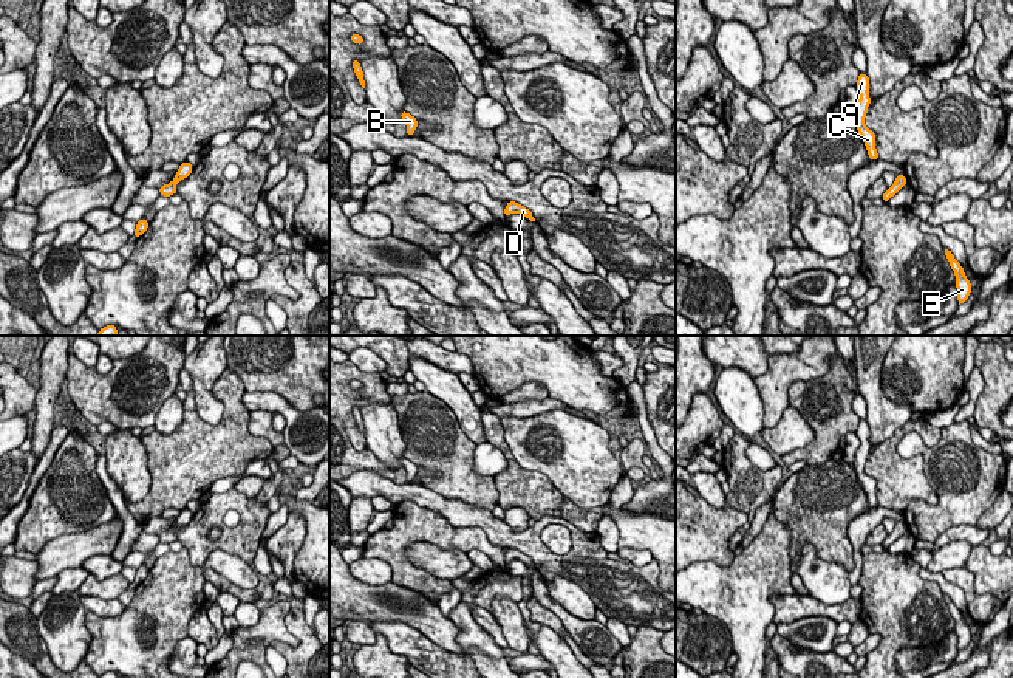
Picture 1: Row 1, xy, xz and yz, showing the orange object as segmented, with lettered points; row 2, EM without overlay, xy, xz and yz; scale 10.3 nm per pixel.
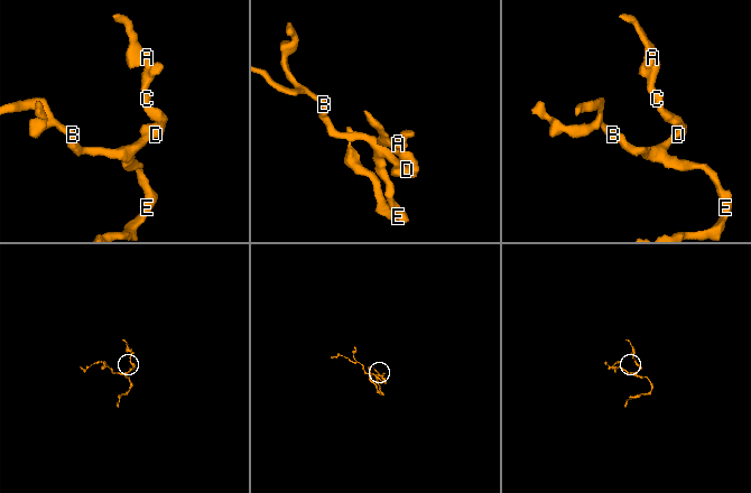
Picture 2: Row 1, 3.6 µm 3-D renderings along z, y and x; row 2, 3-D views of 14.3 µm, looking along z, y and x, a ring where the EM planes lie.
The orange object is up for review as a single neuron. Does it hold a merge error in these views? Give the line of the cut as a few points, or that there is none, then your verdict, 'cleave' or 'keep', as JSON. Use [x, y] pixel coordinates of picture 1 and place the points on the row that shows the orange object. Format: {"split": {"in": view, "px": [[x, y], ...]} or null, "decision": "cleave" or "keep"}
{"split": null, "decision": "keep"}

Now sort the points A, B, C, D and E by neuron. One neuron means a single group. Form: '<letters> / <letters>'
A B C D E

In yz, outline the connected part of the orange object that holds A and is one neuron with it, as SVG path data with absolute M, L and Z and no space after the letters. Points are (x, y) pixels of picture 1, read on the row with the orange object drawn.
M860 73L855 87L860 93L860 101L855 105L854 122L857 125L860 136L863 138L869 159L877 161L880 158L878 158L878 153L877 153L877 149L875 149L875 133L865 125L865 118L866 118L866 113L868 113L868 107L871 104L869 77L868 77L866 73Z

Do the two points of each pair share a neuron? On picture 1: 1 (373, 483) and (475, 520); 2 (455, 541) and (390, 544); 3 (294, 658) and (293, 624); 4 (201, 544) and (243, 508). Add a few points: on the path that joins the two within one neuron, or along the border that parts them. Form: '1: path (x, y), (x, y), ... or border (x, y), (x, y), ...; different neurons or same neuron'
1: path (398, 493), (416, 493), (450, 508); same neuron
2: path (439, 533), (405, 533); same neuron
3: path (302, 650), (303, 635), (300, 632); same neuron
4: path (201, 530), (223, 505), (229, 505); same neuron

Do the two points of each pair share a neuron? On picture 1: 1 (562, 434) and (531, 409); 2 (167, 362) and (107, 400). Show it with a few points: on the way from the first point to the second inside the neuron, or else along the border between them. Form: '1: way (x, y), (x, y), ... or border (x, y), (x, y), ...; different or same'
1: border (563, 409), (548, 409), (528, 417), (501, 418); different
2: way (153, 383), (150, 398), (127, 403); same

